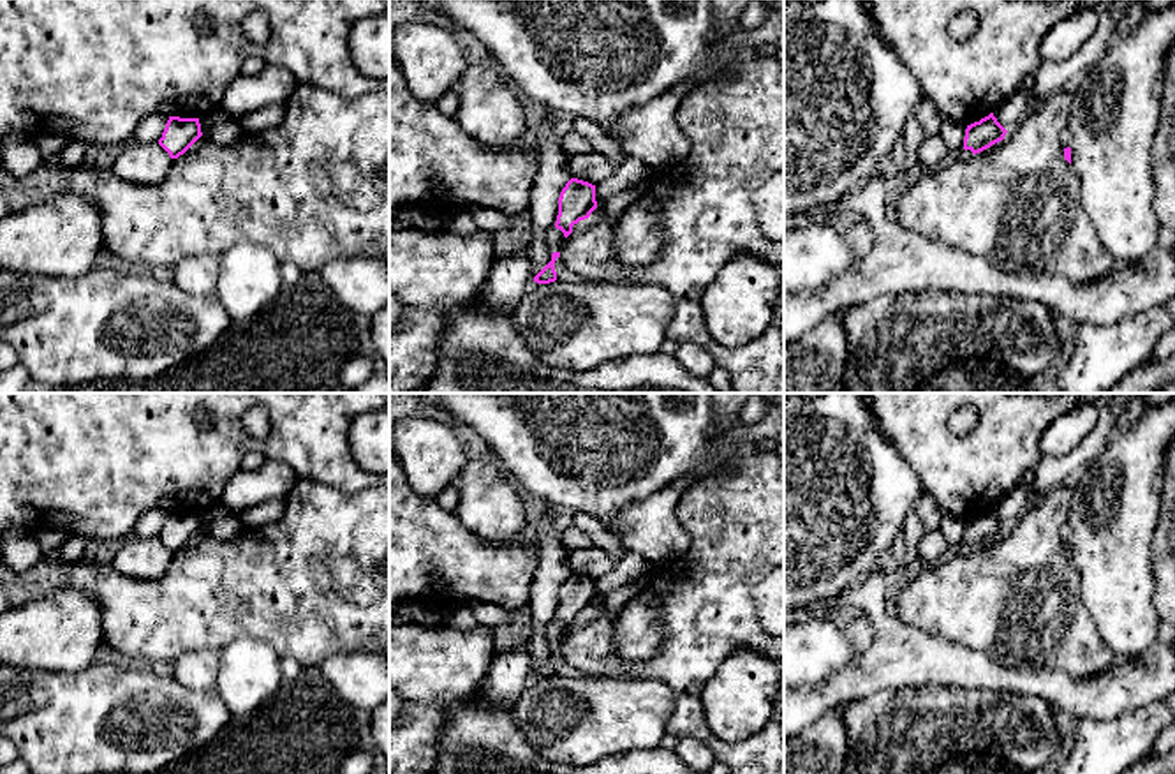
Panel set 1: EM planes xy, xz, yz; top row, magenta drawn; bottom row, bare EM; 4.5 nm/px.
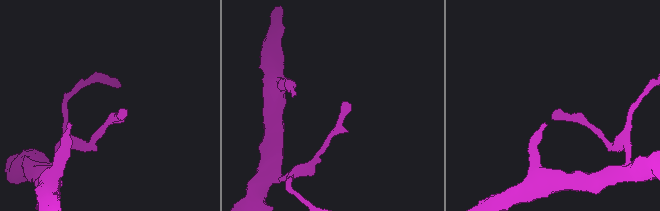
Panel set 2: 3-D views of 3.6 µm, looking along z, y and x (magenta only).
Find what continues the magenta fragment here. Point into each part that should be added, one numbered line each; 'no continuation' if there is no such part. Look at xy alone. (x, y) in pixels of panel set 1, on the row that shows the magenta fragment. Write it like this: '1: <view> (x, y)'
no continuation

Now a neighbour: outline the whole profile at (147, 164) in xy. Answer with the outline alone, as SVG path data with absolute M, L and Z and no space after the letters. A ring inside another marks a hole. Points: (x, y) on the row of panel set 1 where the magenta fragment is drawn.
M132 139L123 145L113 173L130 183L155 185L167 176L173 160L159 143L143 145Z

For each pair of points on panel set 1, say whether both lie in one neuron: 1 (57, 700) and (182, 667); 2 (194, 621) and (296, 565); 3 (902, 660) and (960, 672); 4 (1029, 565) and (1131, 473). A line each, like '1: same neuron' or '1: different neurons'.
1: different neurons
2: same neuron
3: same neuron
4: different neurons

